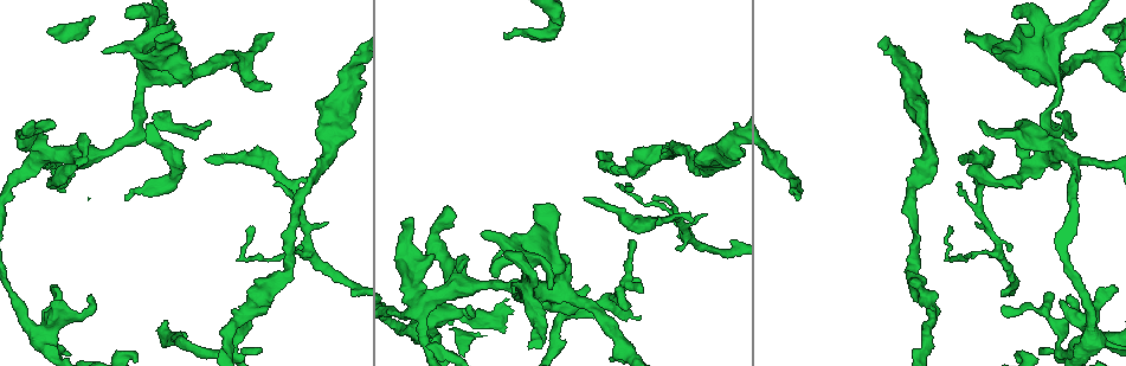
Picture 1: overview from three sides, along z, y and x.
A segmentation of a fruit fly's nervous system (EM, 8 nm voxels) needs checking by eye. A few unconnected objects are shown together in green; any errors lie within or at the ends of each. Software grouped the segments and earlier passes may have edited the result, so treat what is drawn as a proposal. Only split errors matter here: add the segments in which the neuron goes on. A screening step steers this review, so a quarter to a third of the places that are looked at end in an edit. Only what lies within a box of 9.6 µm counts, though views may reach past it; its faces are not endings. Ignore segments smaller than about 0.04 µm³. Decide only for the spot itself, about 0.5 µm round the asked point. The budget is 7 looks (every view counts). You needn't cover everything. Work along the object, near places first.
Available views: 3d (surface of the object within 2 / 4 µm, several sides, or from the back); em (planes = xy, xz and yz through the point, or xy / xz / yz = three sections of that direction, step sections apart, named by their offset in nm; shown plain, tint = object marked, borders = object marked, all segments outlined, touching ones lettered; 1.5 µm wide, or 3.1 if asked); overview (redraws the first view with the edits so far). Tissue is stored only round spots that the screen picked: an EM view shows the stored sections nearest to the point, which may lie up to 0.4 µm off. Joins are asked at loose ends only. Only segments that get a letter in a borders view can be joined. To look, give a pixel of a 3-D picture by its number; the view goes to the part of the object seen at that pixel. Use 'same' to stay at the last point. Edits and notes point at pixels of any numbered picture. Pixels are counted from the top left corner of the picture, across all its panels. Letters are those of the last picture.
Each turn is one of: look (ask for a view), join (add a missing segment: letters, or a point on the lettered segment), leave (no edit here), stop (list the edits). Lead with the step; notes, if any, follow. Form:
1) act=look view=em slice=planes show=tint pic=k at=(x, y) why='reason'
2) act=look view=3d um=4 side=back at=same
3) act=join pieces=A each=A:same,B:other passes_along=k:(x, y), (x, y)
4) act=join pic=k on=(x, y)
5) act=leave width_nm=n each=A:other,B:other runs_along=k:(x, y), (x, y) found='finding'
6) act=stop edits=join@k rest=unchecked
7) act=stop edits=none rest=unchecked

act=look view=em slice=planes show=tint pic=1 at=(274, 186) why='thin end'

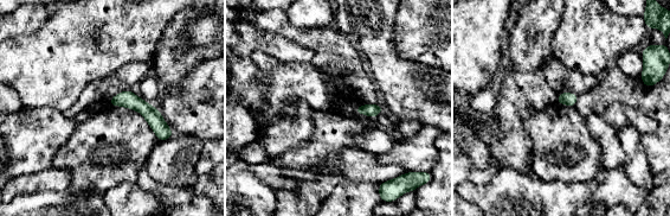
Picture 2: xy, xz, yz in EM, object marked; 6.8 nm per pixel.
act=look view=em slice=planes show=borders at=same why='what lies round it'

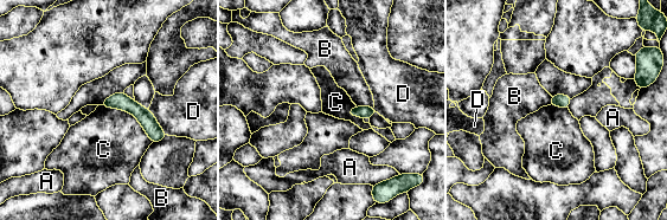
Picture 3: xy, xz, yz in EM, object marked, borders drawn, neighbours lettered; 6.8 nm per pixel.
act=leave longest_contact=C:440nm each=A:other,B:other,C:other,D:other runs_along=3:(106, 104), (133, 107), (162, 135) found='none of them fits'

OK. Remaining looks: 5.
act=look view=em slice=planes show=borders pic=1 at=(1053, 294) why='free end'

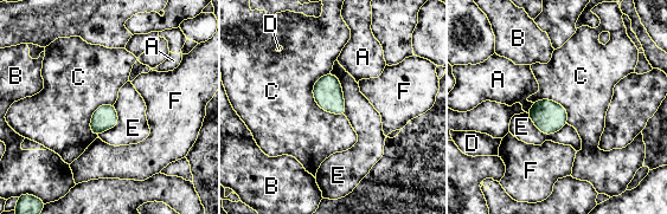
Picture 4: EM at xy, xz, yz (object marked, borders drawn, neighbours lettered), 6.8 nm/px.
act=leave each=A:other,B:other,C:other,D:other,E:other,F:other border=4:(328, 72), (313, 98), (344, 116) found='no lettered segment goes on from it'

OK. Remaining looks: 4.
act=look view=3d um=2 pic=1 at=(59, 301) why='branch stops here'

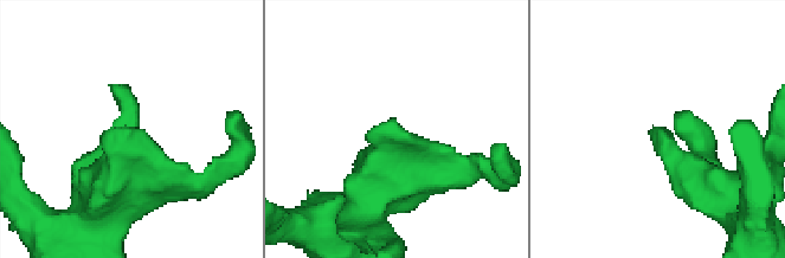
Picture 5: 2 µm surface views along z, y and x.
act=look view=em slice=yz step=8 show=tint pic=5 at=(652, 126) why='need the tissue'

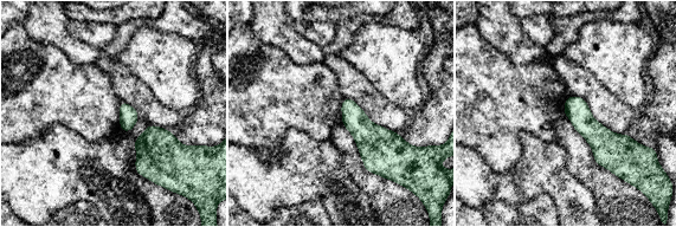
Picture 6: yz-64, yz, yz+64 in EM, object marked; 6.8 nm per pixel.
act=look view=em slice=planes show=borders at=same why='cut it another way'

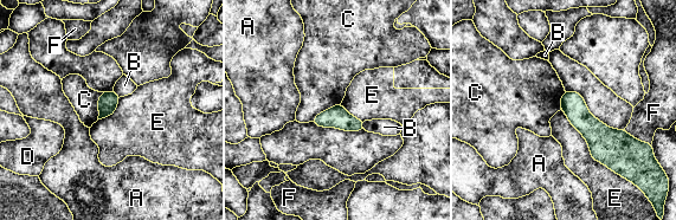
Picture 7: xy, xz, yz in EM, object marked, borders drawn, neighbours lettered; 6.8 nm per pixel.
act=leave each=A:other,B:other,C:other,D:other,E:other,F:other border=7:(340, 102), (319, 112), (311, 121) found='none of them fits'

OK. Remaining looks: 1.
act=stop edits=none rest=unchecked

